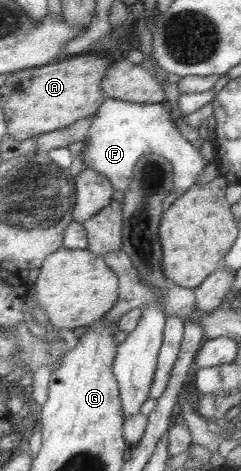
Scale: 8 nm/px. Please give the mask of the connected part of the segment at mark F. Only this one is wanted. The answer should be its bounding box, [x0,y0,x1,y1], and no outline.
[80,97,208,205]

